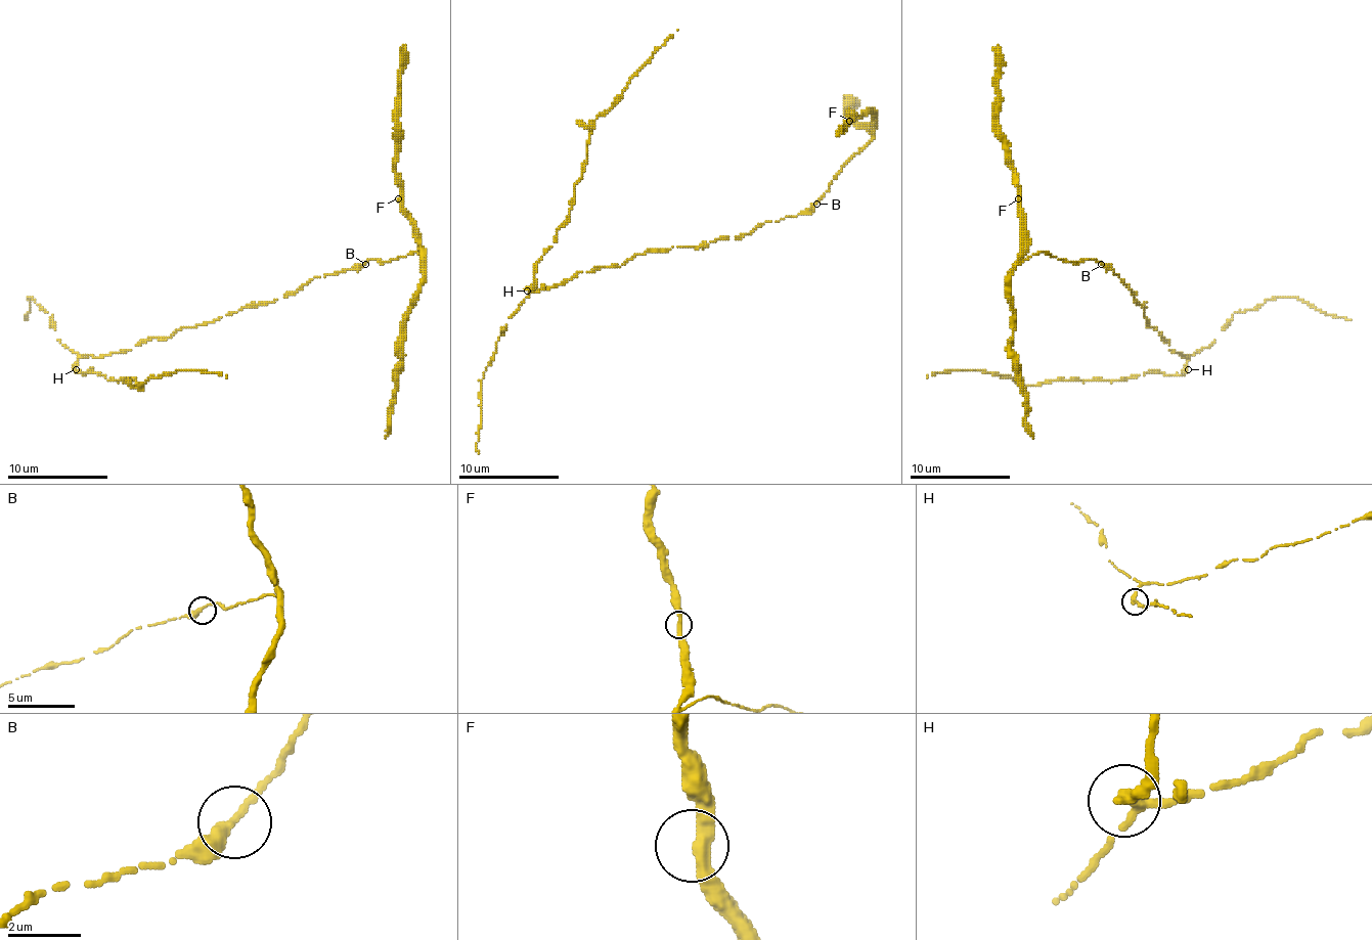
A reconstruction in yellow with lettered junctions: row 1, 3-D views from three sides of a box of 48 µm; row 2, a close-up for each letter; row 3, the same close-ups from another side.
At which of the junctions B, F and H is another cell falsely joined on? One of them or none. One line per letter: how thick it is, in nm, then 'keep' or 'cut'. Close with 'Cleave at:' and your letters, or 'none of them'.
B: 300 nm | keep
F: 340 nm | keep
H: 280 nm | cut
Cleave at: H

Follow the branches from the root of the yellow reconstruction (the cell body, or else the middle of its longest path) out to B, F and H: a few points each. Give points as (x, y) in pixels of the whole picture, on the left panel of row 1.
B: (219, 320), (244, 307), (254, 307), (259, 302), (274, 302), (295, 295), (314, 277), (360, 269), (365, 264)
F: (219, 320), (370, 259), (421, 257), (421, 234), (398, 198)
H: (219, 320), (181, 327), (169, 338), (148, 338), (131, 350), (100, 357), (83, 355), (75, 370)

